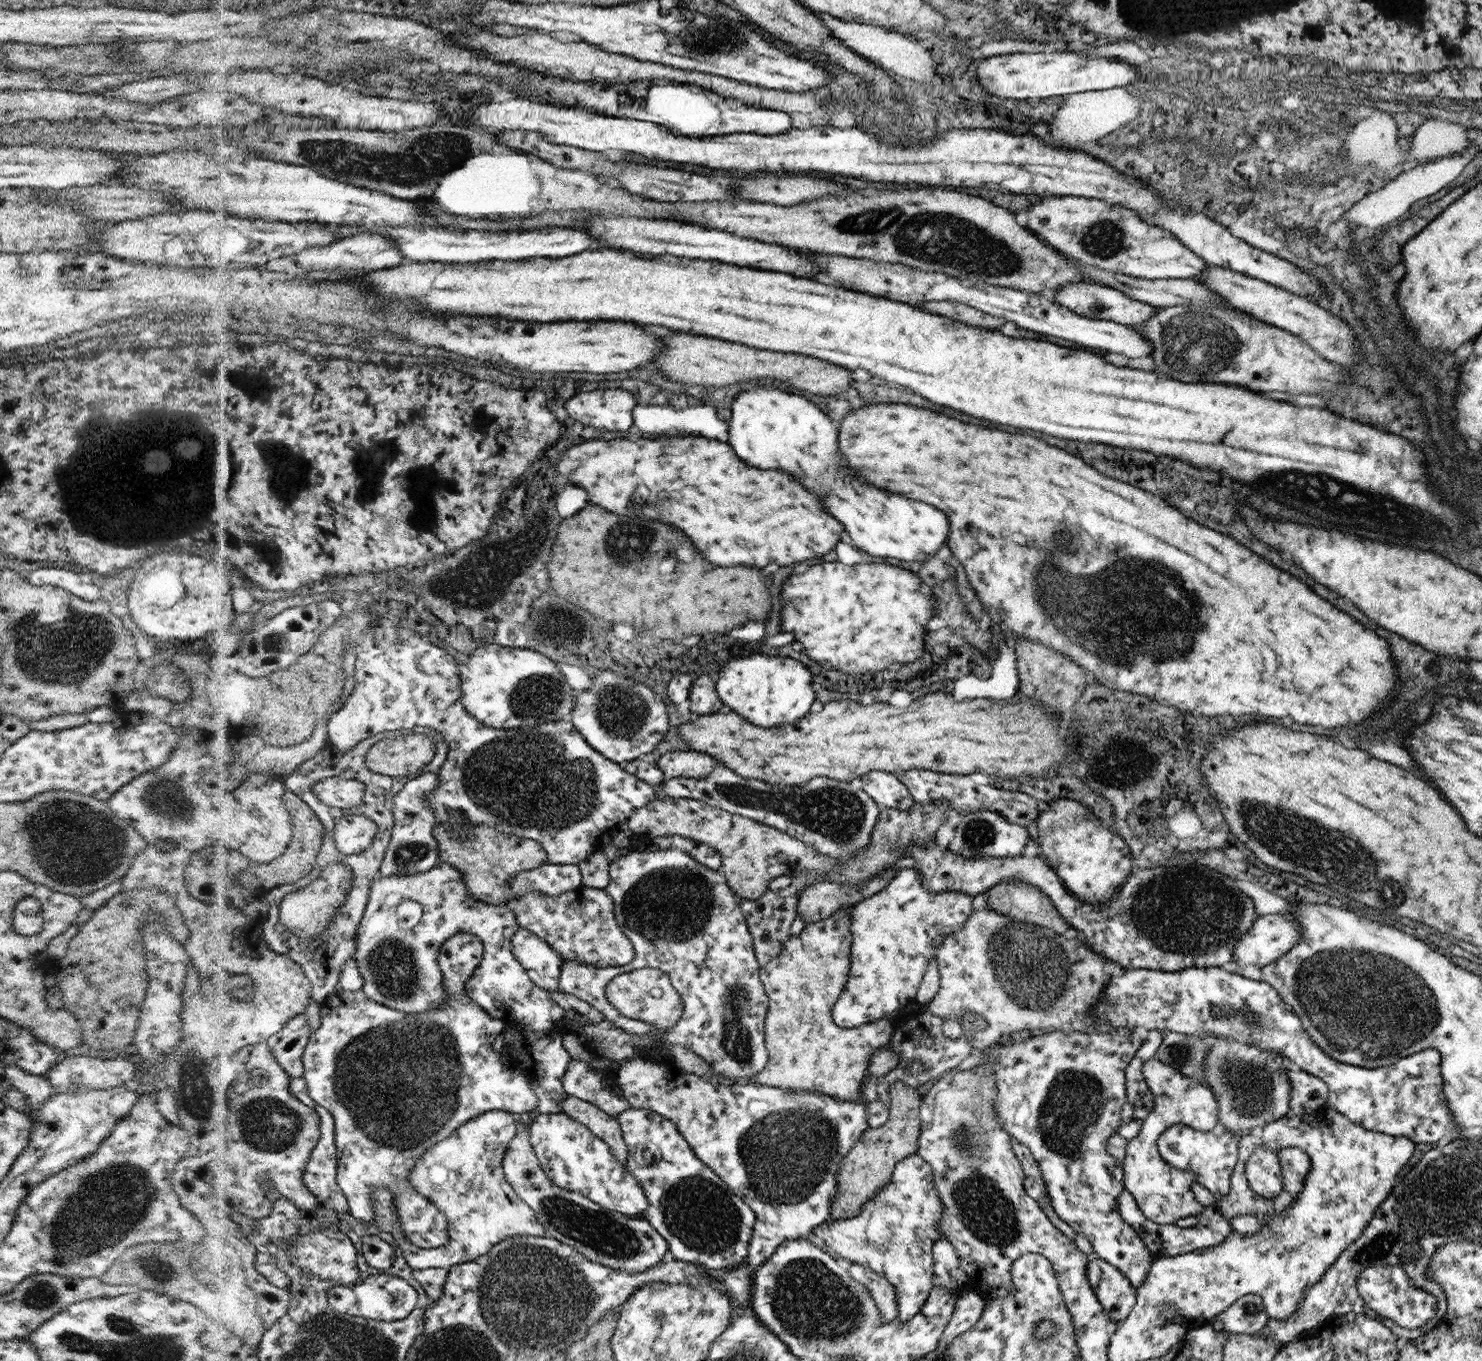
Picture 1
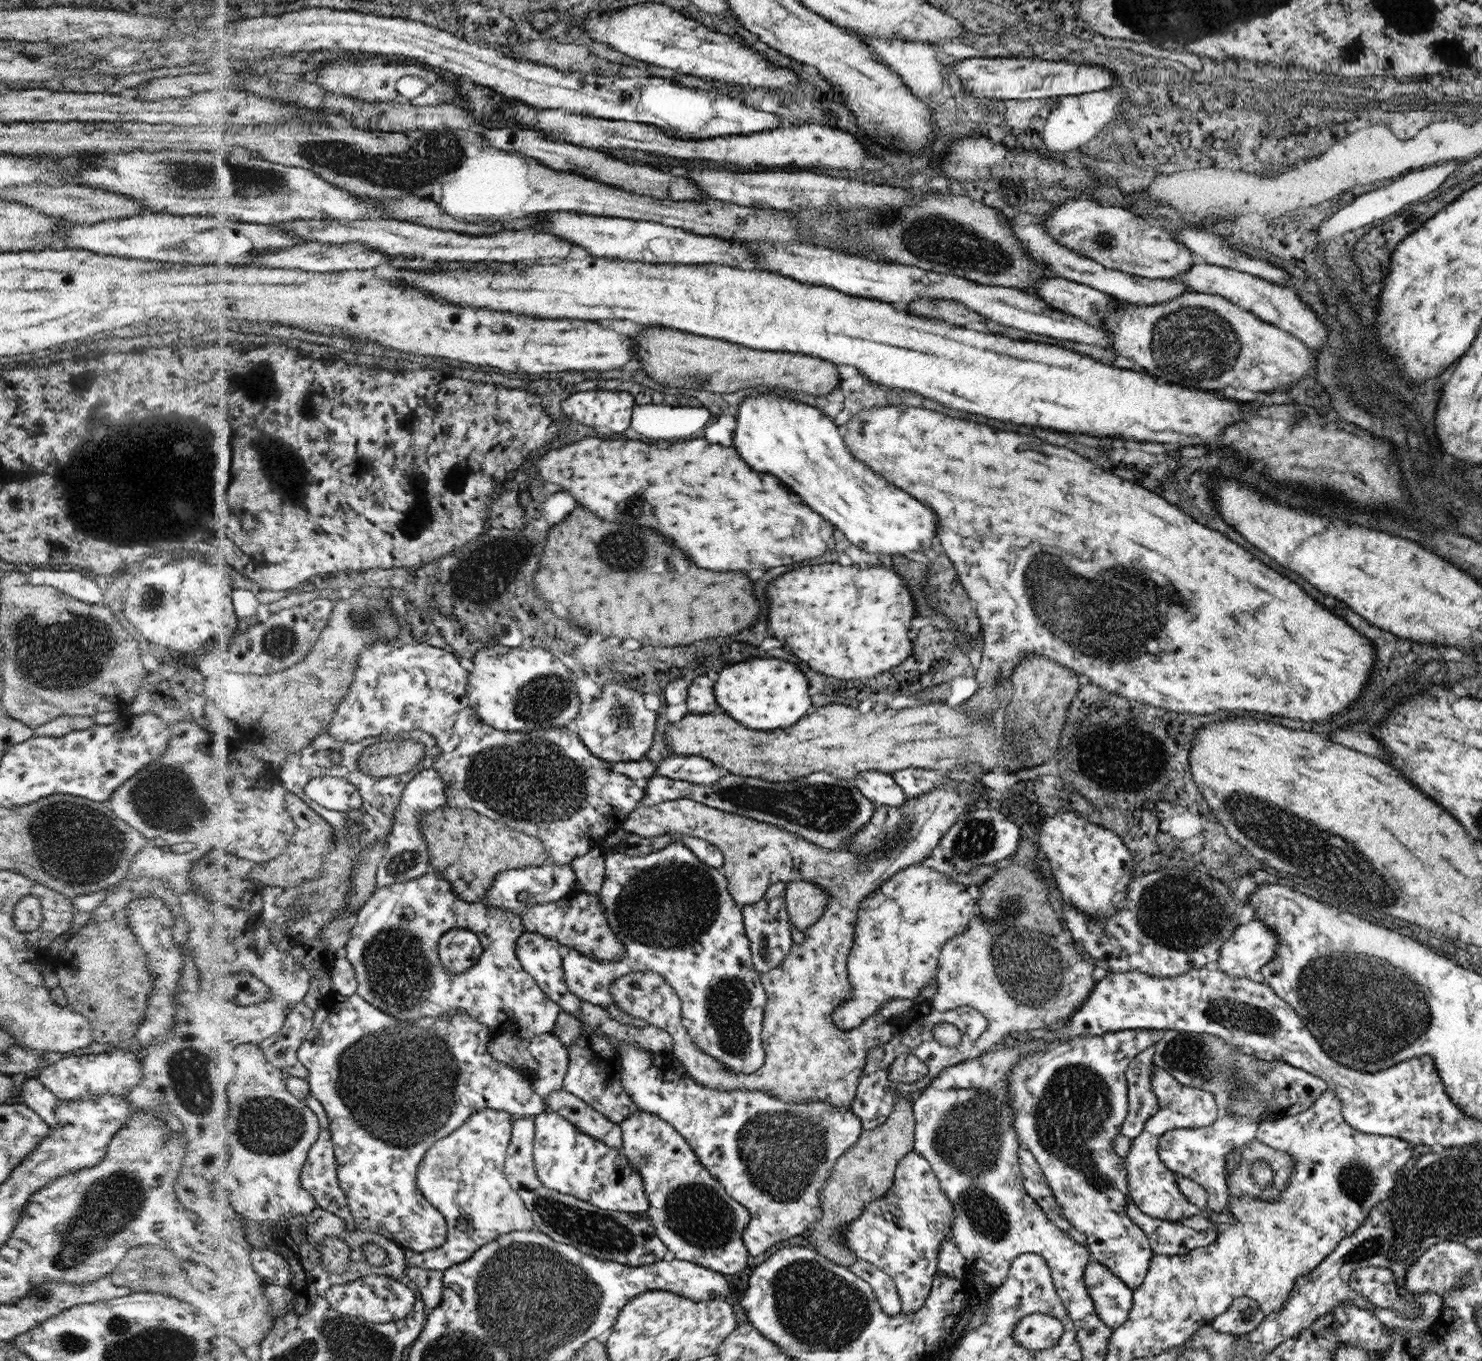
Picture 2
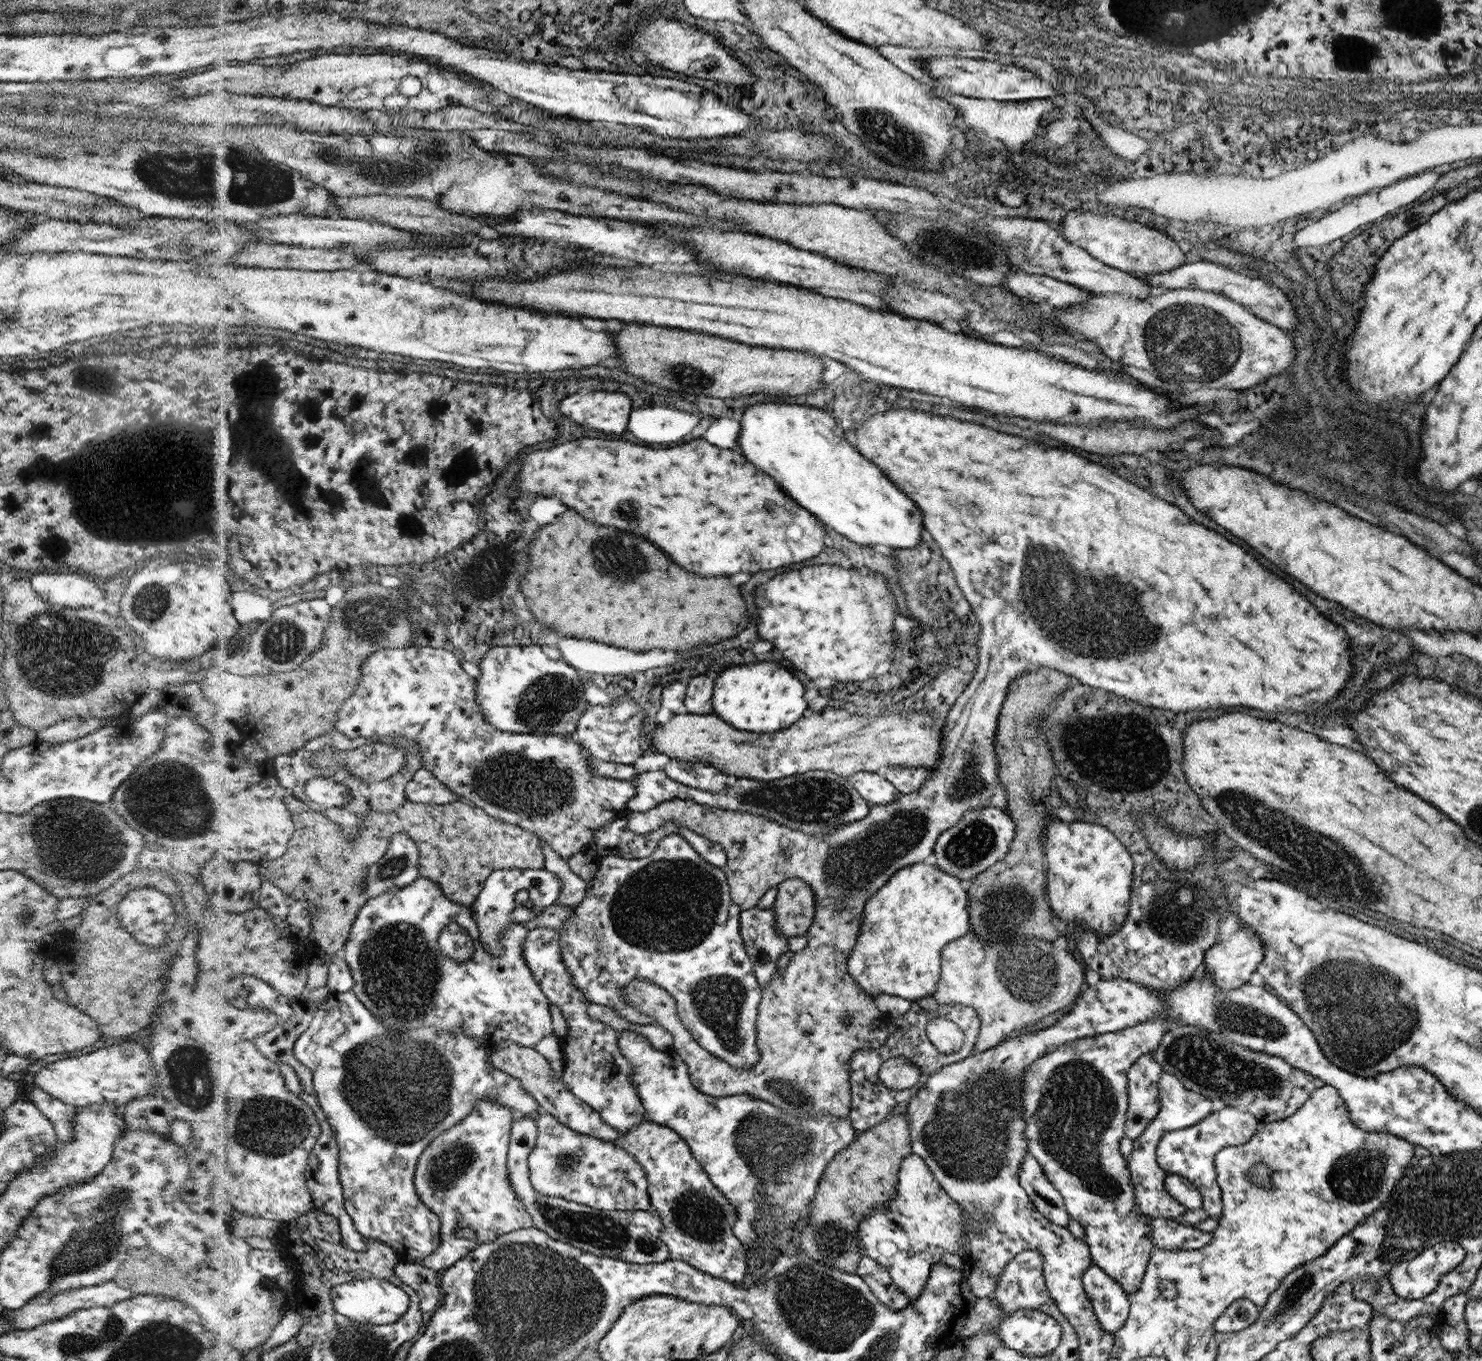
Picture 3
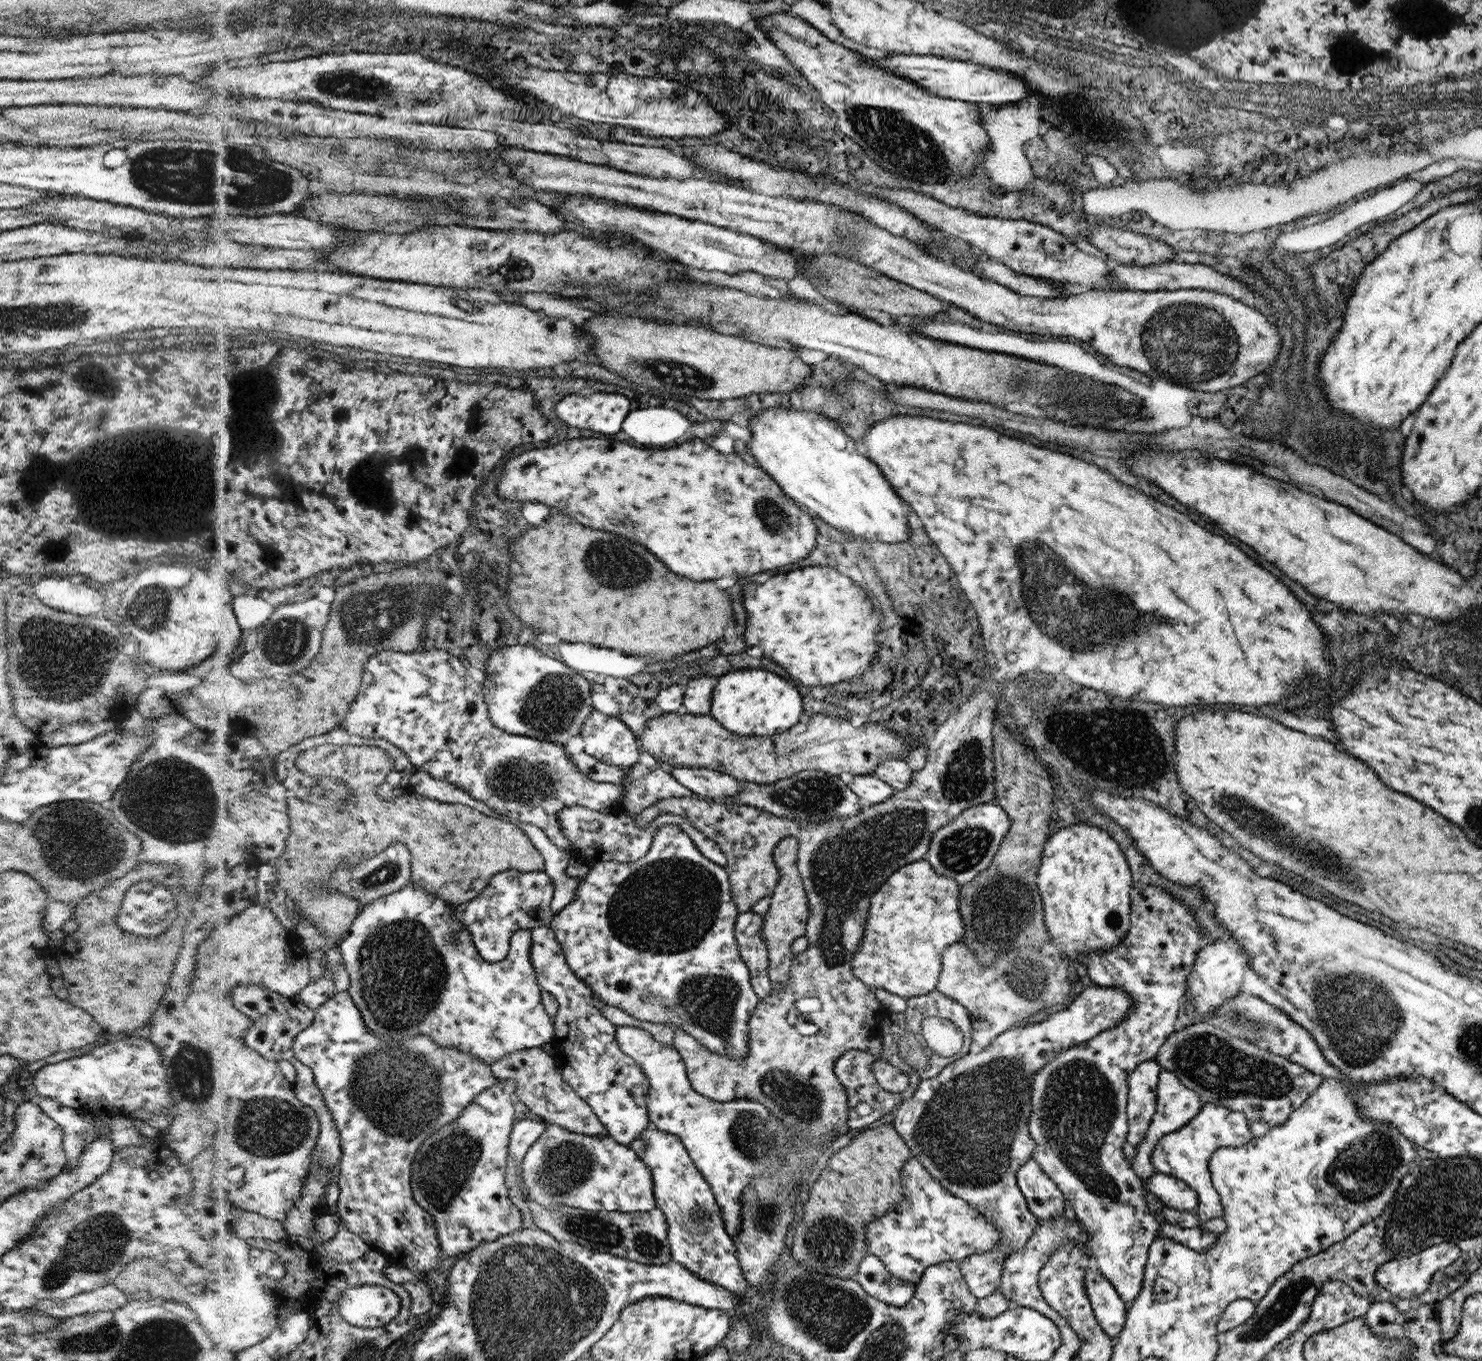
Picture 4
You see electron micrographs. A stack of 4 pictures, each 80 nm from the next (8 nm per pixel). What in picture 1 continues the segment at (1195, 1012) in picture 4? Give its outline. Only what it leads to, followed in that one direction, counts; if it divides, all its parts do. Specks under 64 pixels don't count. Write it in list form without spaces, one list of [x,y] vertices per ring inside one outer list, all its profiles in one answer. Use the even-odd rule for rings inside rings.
[[[1289,914],[1260,915],[1235,948],[1235,964],[1263,968],[1287,952],[1300,937],[1300,926]]]

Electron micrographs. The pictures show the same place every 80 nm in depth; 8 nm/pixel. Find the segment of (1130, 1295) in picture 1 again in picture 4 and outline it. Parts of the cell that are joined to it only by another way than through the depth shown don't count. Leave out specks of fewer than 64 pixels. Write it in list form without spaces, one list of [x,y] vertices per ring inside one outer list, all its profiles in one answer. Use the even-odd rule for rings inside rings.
[[[1087,1270],[1083,1284],[1097,1323],[1113,1342],[1117,1341],[1126,1322],[1127,1306],[1102,1273]]]

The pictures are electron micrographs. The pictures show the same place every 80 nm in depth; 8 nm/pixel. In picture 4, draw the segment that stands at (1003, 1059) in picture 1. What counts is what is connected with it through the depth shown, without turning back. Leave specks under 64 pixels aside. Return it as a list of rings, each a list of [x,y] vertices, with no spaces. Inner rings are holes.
[[[1147,885],[1141,891],[1135,893],[1135,898],[1131,898],[1131,928],[1129,932],[1126,932],[1126,938],[1123,938],[1110,950],[1097,951],[1092,950],[1090,954],[1085,954],[1081,960],[1081,971],[1084,976],[1085,982],[1095,983],[1095,986],[1101,988],[1118,988],[1124,990],[1130,996],[1132,1000],[1132,1009],[1122,1018],[1122,1021],[1115,1023],[1111,1028],[1106,1031],[1098,1032],[1093,1039],[1088,1042],[1083,1042],[1062,1050],[1055,1058],[1052,1058],[1046,1066],[1040,1068],[1034,1076],[1032,1076],[1032,1094],[1030,1104],[1032,1110],[1030,1111],[1029,1118],[1029,1133],[1034,1139],[1035,1151],[1033,1152],[1032,1158],[1042,1169],[1042,1172],[1054,1182],[1056,1186],[1061,1190],[1062,1196],[1069,1202],[1071,1209],[1074,1212],[1078,1224],[1083,1227],[1085,1234],[1087,1234],[1087,1242],[1090,1248],[1089,1256],[1095,1258],[1097,1262],[1097,1270],[1102,1273],[1103,1276],[1110,1280],[1110,1283],[1114,1285],[1114,1289],[1118,1292],[1119,1297],[1122,1298],[1123,1303],[1126,1306],[1135,1300],[1142,1290],[1142,1279],[1145,1275],[1146,1256],[1149,1254],[1149,1246],[1154,1243],[1154,1240],[1158,1237],[1159,1232],[1159,1221],[1155,1220],[1154,1214],[1147,1210],[1145,1204],[1145,1196],[1143,1196],[1142,1181],[1138,1176],[1135,1176],[1134,1170],[1131,1170],[1129,1162],[1125,1160],[1123,1152],[1121,1152],[1121,1146],[1125,1142],[1125,1134],[1127,1134],[1127,1123],[1126,1123],[1126,1098],[1128,1086],[1126,1083],[1127,1075],[1134,1070],[1139,1063],[1144,1060],[1153,1060],[1157,1055],[1159,1048],[1164,1042],[1166,1037],[1169,1036],[1173,1031],[1173,1022],[1175,1022],[1177,1010],[1181,1006],[1181,1002],[1185,1002],[1184,996],[1186,994],[1186,980],[1190,973],[1191,965],[1194,963],[1197,949],[1197,942],[1202,939],[1202,928],[1198,926],[1190,908],[1186,908],[1180,900],[1170,895],[1170,892],[1163,891],[1159,887],[1155,888],[1152,885]]]

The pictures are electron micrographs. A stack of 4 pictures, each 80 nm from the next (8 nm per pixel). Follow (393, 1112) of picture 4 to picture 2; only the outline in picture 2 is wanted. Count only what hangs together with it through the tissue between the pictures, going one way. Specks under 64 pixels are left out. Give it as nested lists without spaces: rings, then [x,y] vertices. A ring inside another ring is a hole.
[[[331,990],[331,992],[321,997],[320,1007],[314,1012],[313,1028],[306,1034],[306,1039],[299,1047],[298,1057],[301,1064],[310,1070],[308,1078],[310,1094],[321,1101],[330,1118],[330,1127],[339,1164],[339,1184],[346,1193],[349,1209],[356,1220],[356,1226],[359,1230],[383,1235],[393,1240],[400,1249],[409,1248],[415,1252],[427,1252],[428,1250],[434,1251],[436,1248],[443,1247],[447,1242],[447,1232],[449,1232],[446,1216],[423,1196],[416,1178],[419,1166],[422,1164],[427,1151],[438,1140],[449,1136],[459,1127],[462,1127],[469,1116],[482,1108],[499,1109],[510,1112],[517,1117],[530,1118],[541,1114],[545,1110],[543,1098],[533,1090],[530,1080],[522,1073],[499,1063],[490,1055],[489,1040],[493,1036],[494,1034],[489,1028],[484,1024],[480,1024],[472,1016],[468,1016],[466,1012],[458,1012],[458,1014],[446,1016],[446,1018],[422,1018],[419,1022],[405,1024],[405,1022],[397,1022],[391,1014],[375,1008],[375,1005],[359,996],[358,992],[351,996],[345,996]]]

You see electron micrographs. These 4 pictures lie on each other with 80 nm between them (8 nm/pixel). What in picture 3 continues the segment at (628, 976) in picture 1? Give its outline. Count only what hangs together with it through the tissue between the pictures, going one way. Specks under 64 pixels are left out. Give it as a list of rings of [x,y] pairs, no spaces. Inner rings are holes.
[[[947,740],[947,752],[943,752],[935,768],[928,769],[928,777],[917,790],[907,794],[900,793],[890,803],[870,806],[865,818],[847,823],[833,834],[820,839],[799,830],[787,829],[787,826],[764,816],[710,807],[693,800],[671,799],[659,803],[649,811],[629,812],[625,824],[627,830],[633,834],[647,835],[659,826],[671,822],[718,844],[726,856],[726,865],[722,869],[729,882],[729,895],[741,910],[755,907],[768,888],[773,888],[788,877],[800,878],[812,890],[815,910],[813,922],[804,934],[807,938],[805,947],[791,954],[784,971],[776,971],[773,979],[763,986],[767,990],[763,989],[763,1008],[759,1008],[759,1048],[763,1048],[763,1060],[759,1060],[759,1064],[737,1069],[708,1053],[678,1019],[673,999],[664,988],[654,982],[635,978],[624,986],[624,1002],[635,1005],[639,1012],[649,1015],[656,1025],[665,1028],[672,1036],[670,1049],[686,1063],[690,1083],[699,1092],[719,1098],[747,1094],[769,1101],[796,1118],[816,1118],[822,1114],[830,1114],[841,1119],[849,1115],[849,1060],[855,1051],[879,1048],[885,1043],[888,1034],[886,1023],[881,1020],[881,1013],[874,1000],[855,984],[847,972],[847,959],[857,942],[866,900],[895,872],[909,867],[910,864],[923,863],[932,853],[938,837],[952,828],[966,811],[979,809],[989,802],[996,782],[996,759],[995,752],[951,752],[951,740]]]

